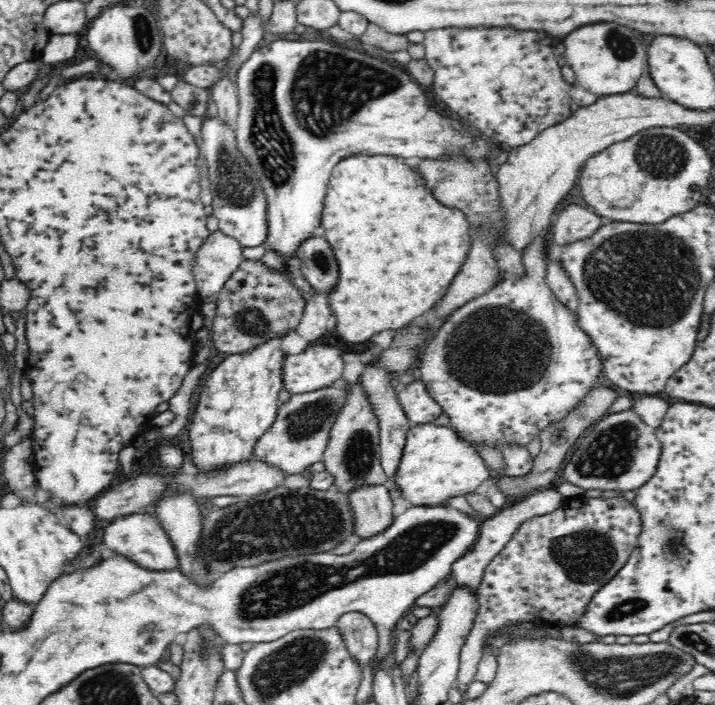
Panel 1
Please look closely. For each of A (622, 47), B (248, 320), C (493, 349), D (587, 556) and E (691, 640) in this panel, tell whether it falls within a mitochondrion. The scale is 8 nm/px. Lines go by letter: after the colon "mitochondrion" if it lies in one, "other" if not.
A: mitochondrion
B: mitochondrion
C: mitochondrion
D: mitochondrion
E: mitochondrion

